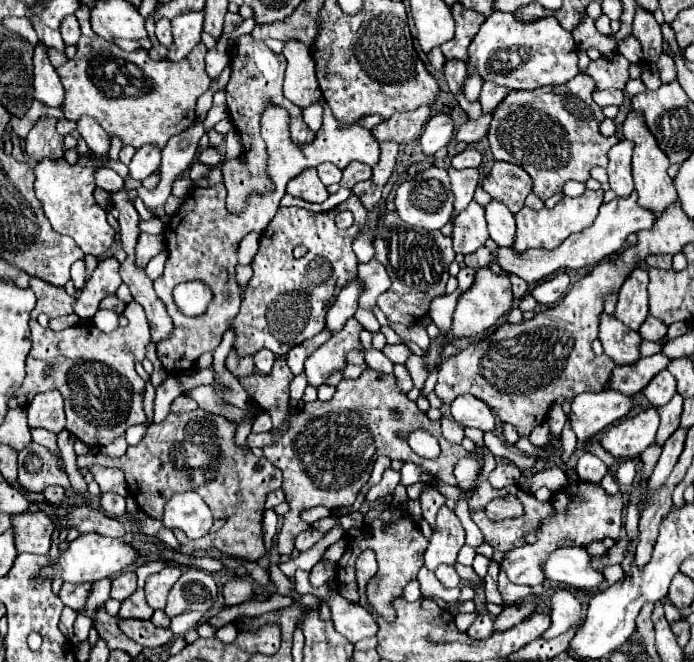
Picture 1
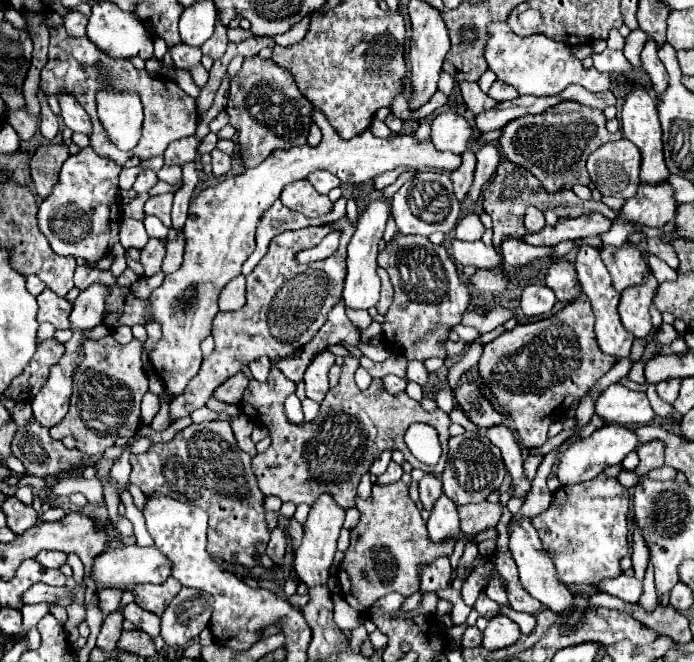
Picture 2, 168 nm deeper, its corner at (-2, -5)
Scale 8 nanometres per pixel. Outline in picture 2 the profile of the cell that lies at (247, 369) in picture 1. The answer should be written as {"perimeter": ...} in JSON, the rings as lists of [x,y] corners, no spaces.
{"perimeter":[[[235,374],[235,376],[231,376],[231,378],[227,378],[215,392],[213,392],[213,396],[219,400],[219,402],[225,402],[225,404],[239,404],[241,402],[241,396],[243,396],[243,390],[245,390],[245,386],[247,386],[247,378],[245,378],[245,374]]]}

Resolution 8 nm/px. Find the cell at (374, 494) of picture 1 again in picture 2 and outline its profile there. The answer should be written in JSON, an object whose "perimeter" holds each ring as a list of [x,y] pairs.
{"perimeter":[[[391,460],[391,462],[389,462],[389,466],[387,466],[387,470],[377,478],[377,482],[379,482],[379,484],[391,484],[391,482],[401,480],[401,474],[403,474],[401,466],[399,466],[399,464],[395,464],[395,462]]]}

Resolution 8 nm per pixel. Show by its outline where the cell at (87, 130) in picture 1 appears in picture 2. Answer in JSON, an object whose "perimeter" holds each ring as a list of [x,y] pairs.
{"perimeter":[[[59,92],[59,106],[61,106],[61,118],[67,128],[71,128],[73,132],[83,132],[83,134],[91,132],[89,116],[81,108],[81,104],[75,100],[73,94]]]}

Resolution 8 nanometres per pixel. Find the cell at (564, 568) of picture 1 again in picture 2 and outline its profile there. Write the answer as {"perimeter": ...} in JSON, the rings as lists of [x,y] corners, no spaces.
{"perimeter":[[[625,574],[617,576],[615,580],[603,580],[595,590],[607,592],[625,602],[639,602],[641,598],[641,582],[637,578],[627,578]]]}

